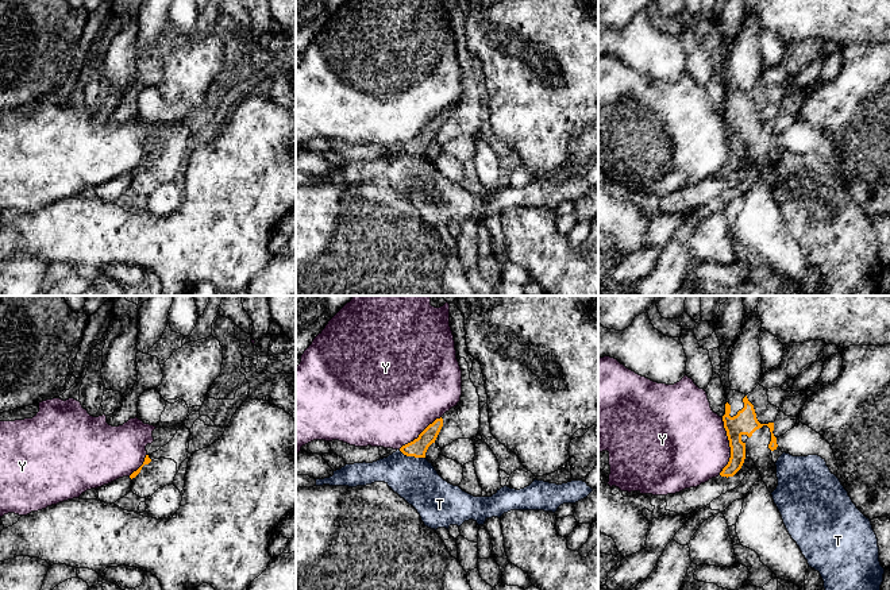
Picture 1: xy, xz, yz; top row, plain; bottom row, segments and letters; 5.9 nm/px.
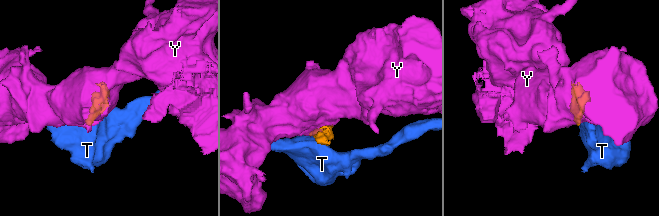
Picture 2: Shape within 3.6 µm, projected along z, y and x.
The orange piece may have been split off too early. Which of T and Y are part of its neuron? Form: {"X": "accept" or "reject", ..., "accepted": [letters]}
{"T": "reject", "Y": "reject", "accepted": []}

